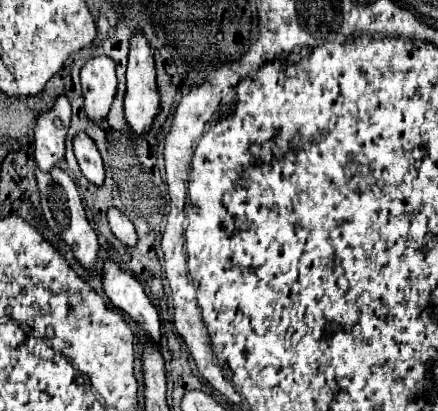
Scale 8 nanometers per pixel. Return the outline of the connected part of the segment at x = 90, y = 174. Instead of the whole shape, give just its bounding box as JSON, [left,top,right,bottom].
[74,132,104,186]

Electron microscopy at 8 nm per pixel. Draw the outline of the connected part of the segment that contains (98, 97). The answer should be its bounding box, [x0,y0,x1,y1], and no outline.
[80,58,116,124]

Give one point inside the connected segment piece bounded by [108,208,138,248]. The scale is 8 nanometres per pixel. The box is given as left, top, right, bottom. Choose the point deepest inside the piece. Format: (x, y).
(123, 229)

